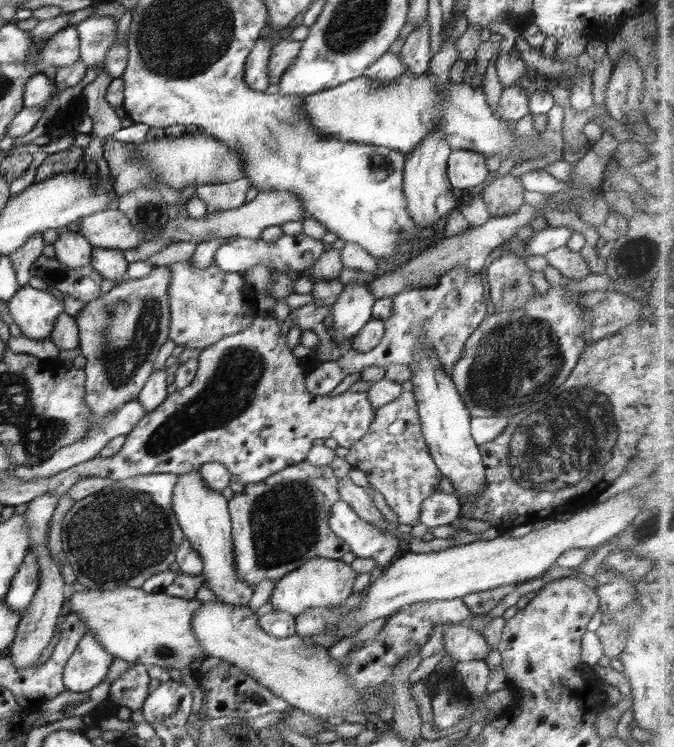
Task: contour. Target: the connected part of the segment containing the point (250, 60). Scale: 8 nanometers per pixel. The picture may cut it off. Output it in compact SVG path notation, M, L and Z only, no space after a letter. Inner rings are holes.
M260 37L252 47L245 62L245 81L254 90L265 91L271 82L269 79L269 58L273 45Z

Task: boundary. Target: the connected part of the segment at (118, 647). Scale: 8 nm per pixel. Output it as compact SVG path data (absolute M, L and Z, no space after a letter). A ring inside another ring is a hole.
M124 586L112 590L88 588L86 591L70 590L70 613L76 614L84 629L92 632L96 640L113 658L118 658L130 664L144 665L146 668L160 666L163 669L176 669L191 674L192 663L200 657L205 659L206 652L200 646L192 632L192 615L204 602L194 598L184 600L166 593L150 593L141 588Z

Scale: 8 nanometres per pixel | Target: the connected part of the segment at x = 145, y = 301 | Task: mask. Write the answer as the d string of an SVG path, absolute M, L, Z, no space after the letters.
M154 266L148 277L140 278L138 280L123 280L120 284L117 284L106 292L104 296L100 296L85 303L85 307L77 314L75 321L79 328L79 346L82 354L86 357L86 365L84 366L85 372L85 405L91 410L90 423L86 427L85 436L90 430L96 430L100 428L100 422L104 422L104 418L108 418L107 414L110 414L113 410L120 410L126 402L130 402L132 399L136 399L144 383L148 380L148 377L153 373L155 368L154 361L159 353L160 347L169 339L169 298L168 298L168 286L170 286L170 270L167 270L165 266Z

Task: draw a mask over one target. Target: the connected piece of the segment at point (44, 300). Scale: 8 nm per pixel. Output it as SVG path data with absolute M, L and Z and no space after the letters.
M30 285L21 286L14 297L7 301L7 306L22 334L34 340L47 339L54 321L64 310L63 301Z

